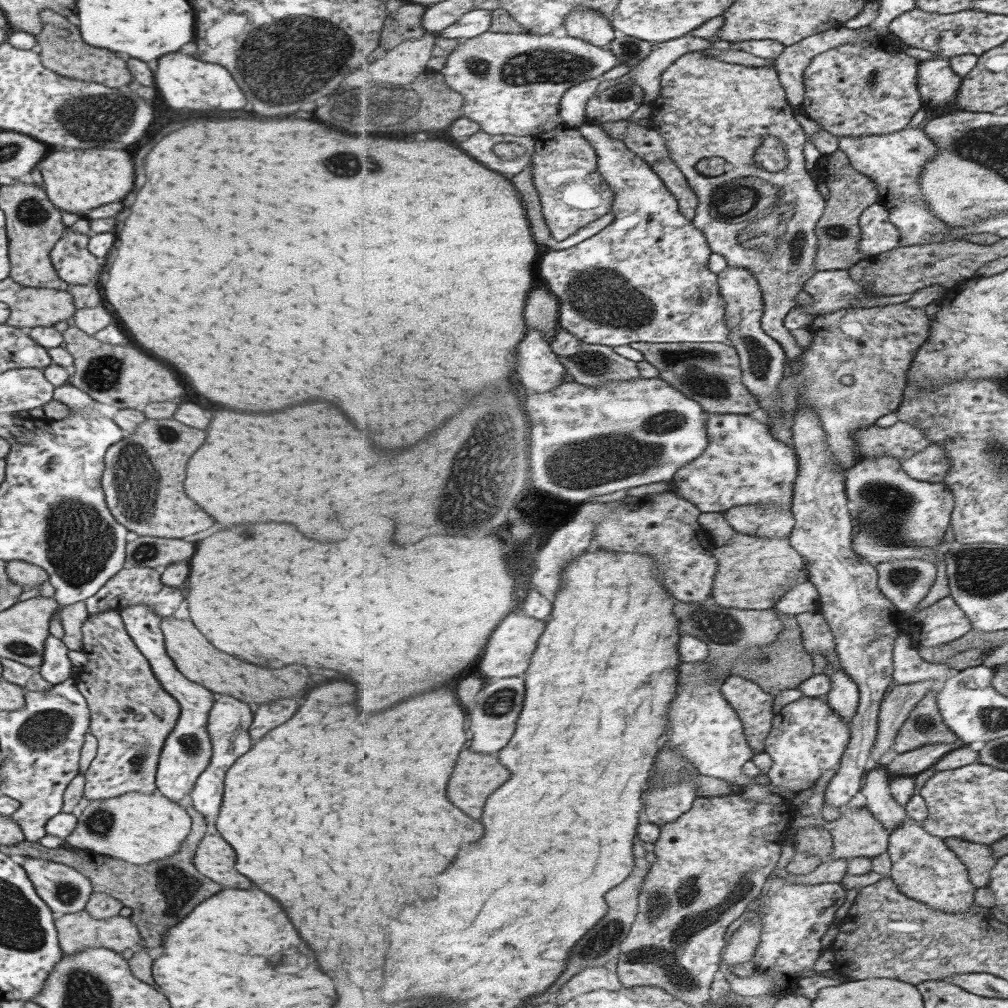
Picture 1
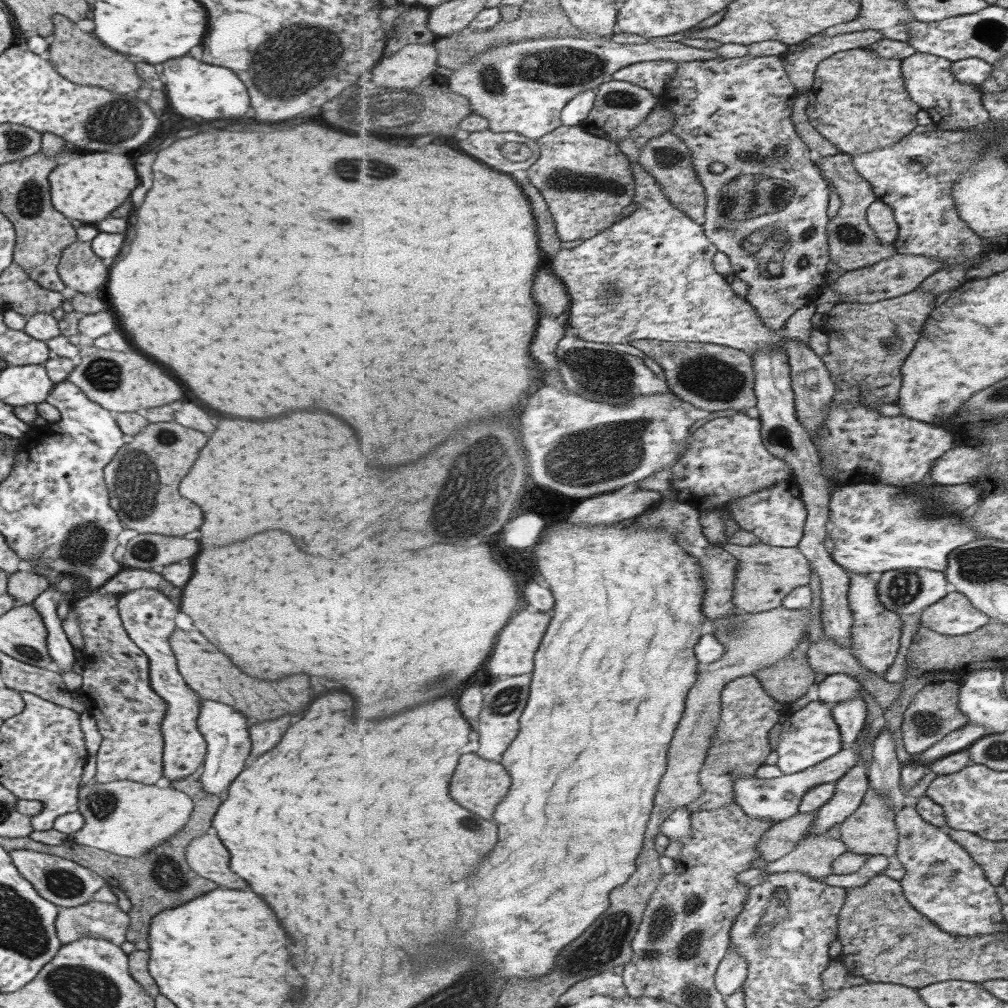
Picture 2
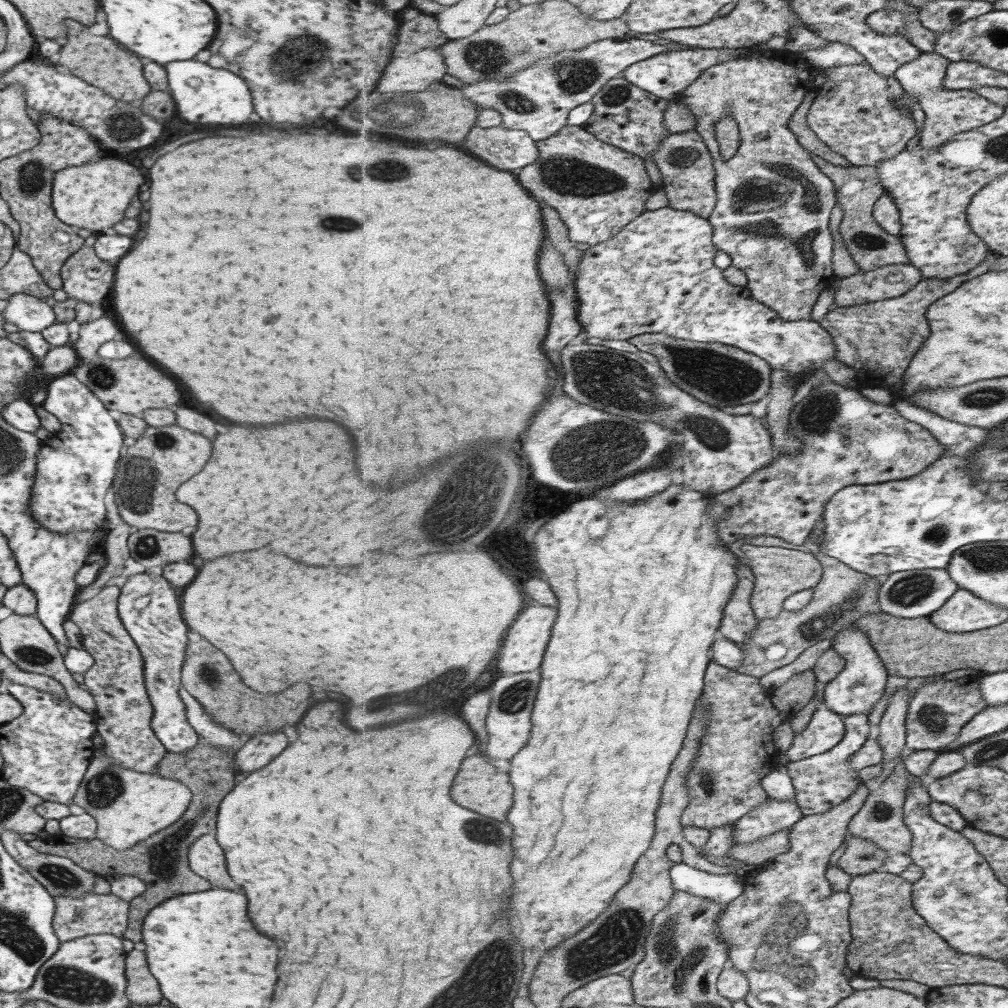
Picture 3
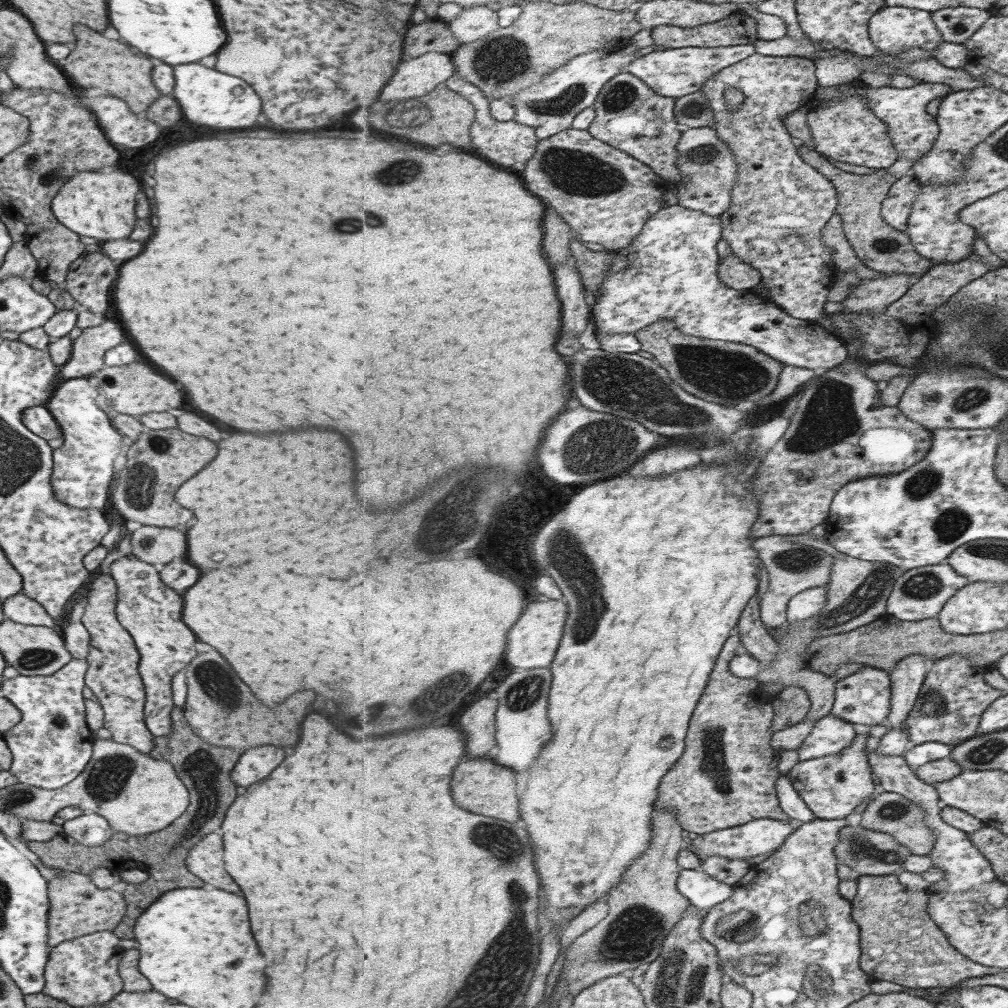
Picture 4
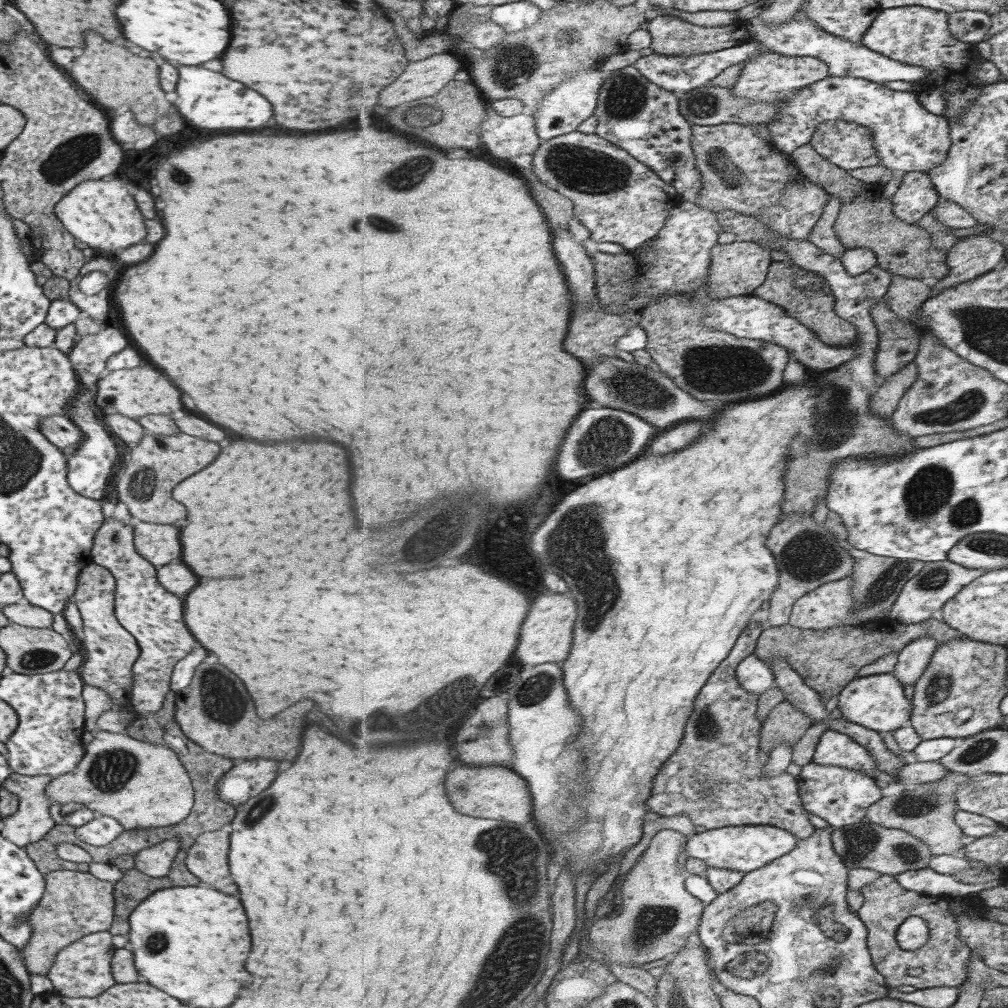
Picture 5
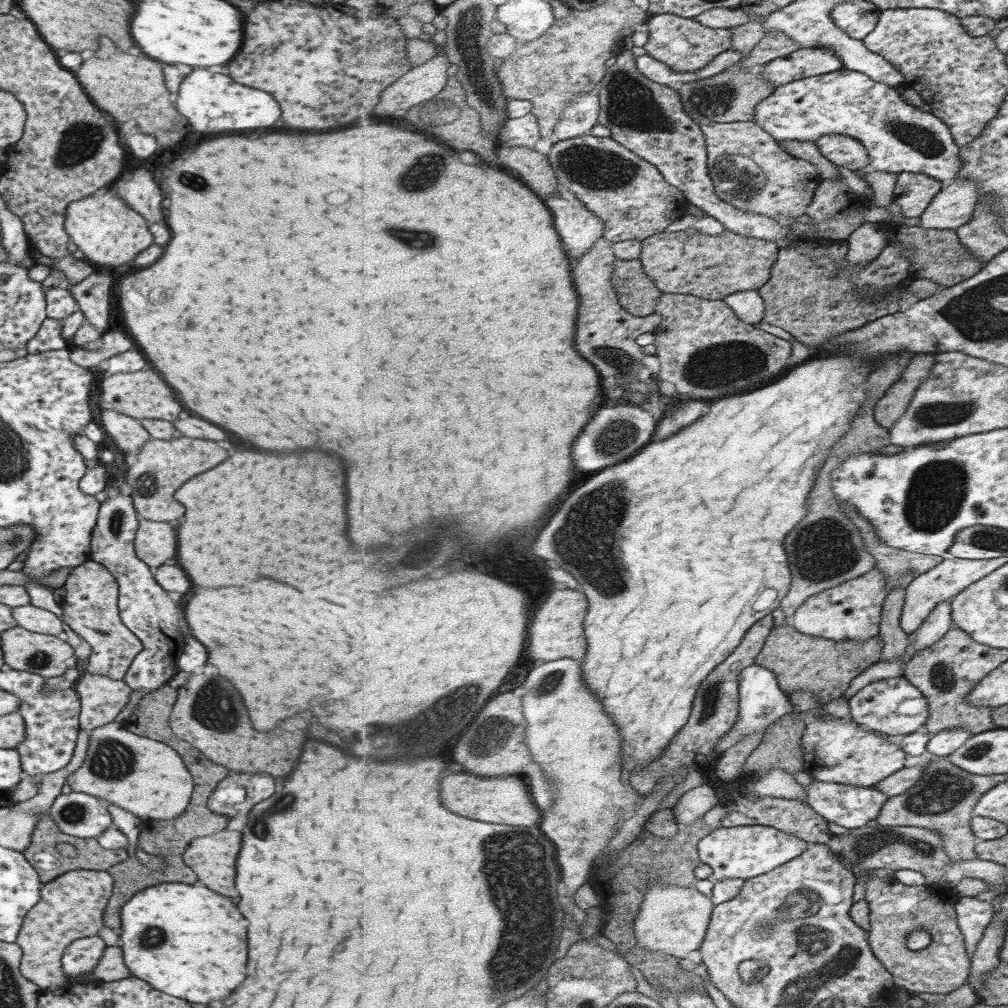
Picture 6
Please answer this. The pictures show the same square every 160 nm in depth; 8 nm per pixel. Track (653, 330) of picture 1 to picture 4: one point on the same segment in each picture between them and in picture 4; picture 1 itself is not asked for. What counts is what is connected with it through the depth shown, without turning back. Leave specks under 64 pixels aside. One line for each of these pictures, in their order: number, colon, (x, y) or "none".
2: (651, 276)
3: (658, 275)
4: (670, 272)

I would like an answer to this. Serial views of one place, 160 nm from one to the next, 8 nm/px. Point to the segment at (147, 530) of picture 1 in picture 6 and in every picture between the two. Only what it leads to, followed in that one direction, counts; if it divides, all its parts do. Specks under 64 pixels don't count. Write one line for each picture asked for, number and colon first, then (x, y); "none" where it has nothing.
2: (134, 477)
3: (148, 471)
4: (158, 461)
5: (156, 463)
6: (161, 467)

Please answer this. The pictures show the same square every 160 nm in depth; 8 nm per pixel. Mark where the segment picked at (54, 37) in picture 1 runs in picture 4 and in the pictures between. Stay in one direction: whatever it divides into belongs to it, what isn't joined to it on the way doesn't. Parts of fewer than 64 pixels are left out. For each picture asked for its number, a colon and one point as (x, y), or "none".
2: (76, 56)
3: (96, 60)
4: (108, 66)

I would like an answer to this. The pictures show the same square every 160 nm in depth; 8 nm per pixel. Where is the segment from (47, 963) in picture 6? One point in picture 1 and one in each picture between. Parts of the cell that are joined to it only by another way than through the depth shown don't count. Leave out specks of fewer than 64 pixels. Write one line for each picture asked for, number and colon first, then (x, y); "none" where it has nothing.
1: (76, 931)
2: (102, 920)
3: (89, 913)
4: (77, 907)
5: (74, 903)

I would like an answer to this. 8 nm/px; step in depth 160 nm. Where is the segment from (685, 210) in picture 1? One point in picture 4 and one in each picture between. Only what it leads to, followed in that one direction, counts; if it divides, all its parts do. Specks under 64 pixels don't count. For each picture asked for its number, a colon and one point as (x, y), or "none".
2: (667, 157)
3: (685, 160)
4: (710, 167)

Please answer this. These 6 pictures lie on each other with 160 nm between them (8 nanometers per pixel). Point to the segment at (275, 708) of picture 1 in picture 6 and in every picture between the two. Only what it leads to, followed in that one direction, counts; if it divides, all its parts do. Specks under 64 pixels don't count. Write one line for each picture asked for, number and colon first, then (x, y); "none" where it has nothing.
2: (263, 736)
3: (261, 748)
4: (255, 763)
5: (245, 779)
6: (235, 795)

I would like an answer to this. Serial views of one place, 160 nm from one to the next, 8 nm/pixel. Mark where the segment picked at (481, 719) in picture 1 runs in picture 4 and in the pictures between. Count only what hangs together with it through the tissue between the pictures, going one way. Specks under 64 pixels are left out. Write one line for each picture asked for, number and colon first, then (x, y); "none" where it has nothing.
2: (505, 699)
3: (513, 697)
4: (523, 727)

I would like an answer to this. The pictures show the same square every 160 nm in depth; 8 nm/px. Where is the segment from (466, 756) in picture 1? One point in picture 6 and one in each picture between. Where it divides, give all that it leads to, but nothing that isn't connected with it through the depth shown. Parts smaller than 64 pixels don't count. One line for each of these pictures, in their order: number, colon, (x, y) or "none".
2: (480, 785)
3: (482, 787)
4: (481, 786)
5: (490, 791)
6: (501, 800)

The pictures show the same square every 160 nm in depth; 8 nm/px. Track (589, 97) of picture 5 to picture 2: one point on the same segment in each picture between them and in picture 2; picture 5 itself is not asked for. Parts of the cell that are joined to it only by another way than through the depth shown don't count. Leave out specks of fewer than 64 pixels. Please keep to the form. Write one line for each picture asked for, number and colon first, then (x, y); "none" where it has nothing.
2: (523, 87)
3: (539, 99)
4: (550, 106)

